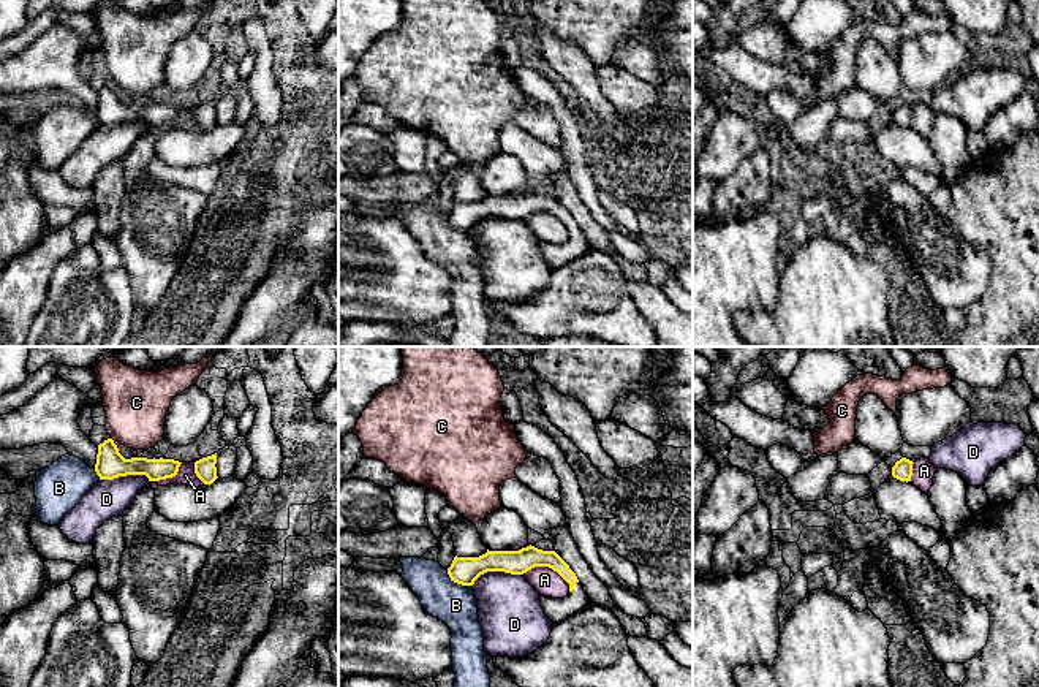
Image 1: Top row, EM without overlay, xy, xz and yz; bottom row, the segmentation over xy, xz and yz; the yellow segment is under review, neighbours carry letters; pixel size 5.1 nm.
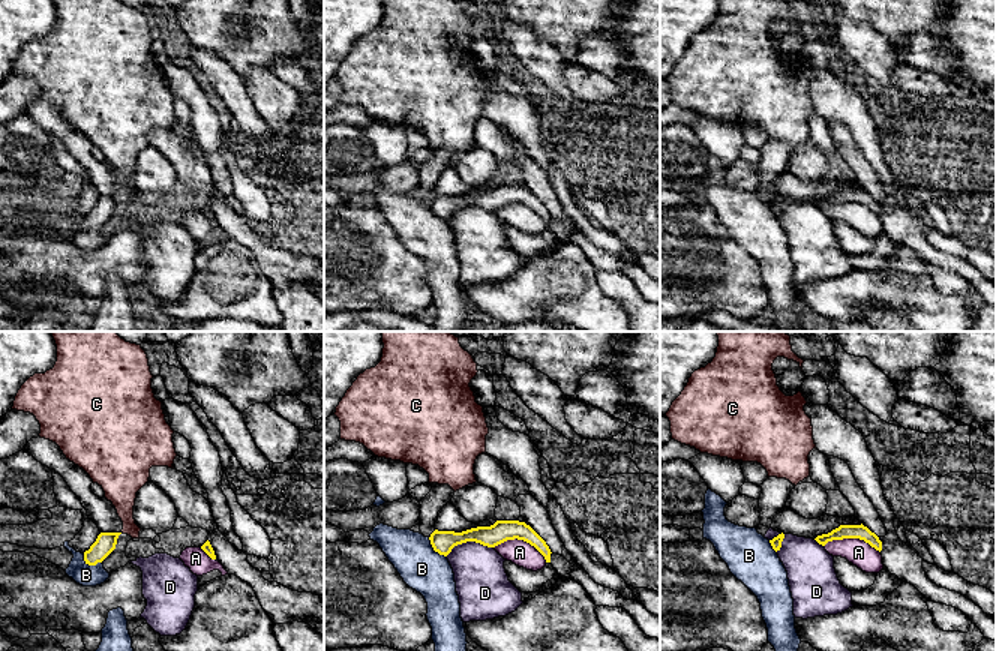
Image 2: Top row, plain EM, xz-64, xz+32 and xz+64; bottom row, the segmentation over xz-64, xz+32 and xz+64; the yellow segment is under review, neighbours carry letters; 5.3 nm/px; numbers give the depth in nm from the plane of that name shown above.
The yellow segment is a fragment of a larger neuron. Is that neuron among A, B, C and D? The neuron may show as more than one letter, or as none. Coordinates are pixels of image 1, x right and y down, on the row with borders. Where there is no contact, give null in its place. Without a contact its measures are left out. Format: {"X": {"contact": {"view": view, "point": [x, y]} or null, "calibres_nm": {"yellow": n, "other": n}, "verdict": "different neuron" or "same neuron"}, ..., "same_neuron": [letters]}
{"A": {"contact": {"view": "xz", "point": [549, 567]}, "calibres_nm": {"yellow": 130, "other": 140}, "verdict": "different neuron"}, "B": {"contact": {"view": "xz", "point": [457, 583]}, "calibres_nm": {"yellow": 140, "other": 220}, "verdict": "different neuron"}, "C": {"contact": {"view": "xy", "point": [113, 442]}, "calibres_nm": {"yellow": 150, "other": 320}, "verdict": "different neuron"}, "D": {"contact": {"view": "xz", "point": [495, 570]}, "calibres_nm": {"yellow": 140, "other": 320}, "verdict": "different neuron"}, "same_neuron": []}

